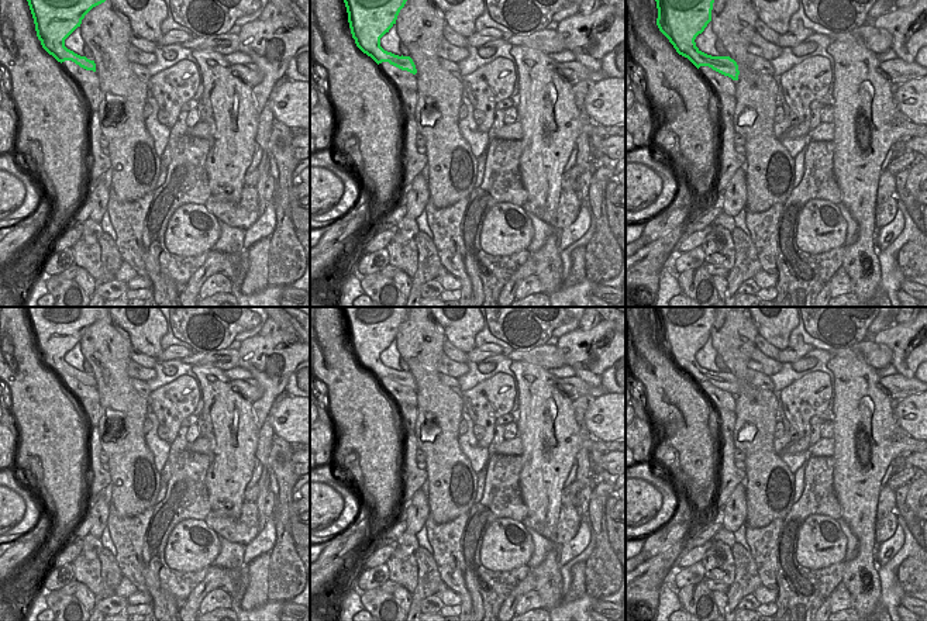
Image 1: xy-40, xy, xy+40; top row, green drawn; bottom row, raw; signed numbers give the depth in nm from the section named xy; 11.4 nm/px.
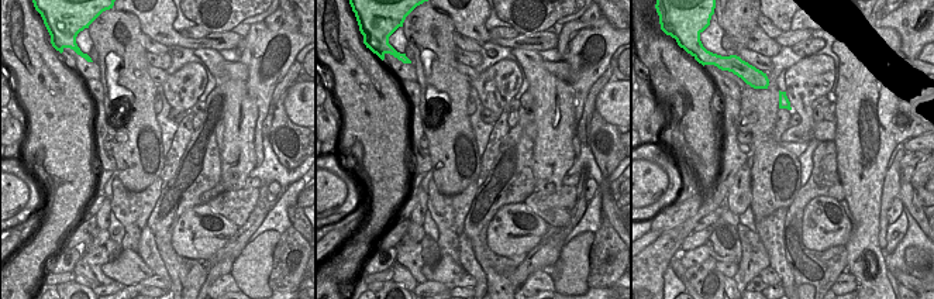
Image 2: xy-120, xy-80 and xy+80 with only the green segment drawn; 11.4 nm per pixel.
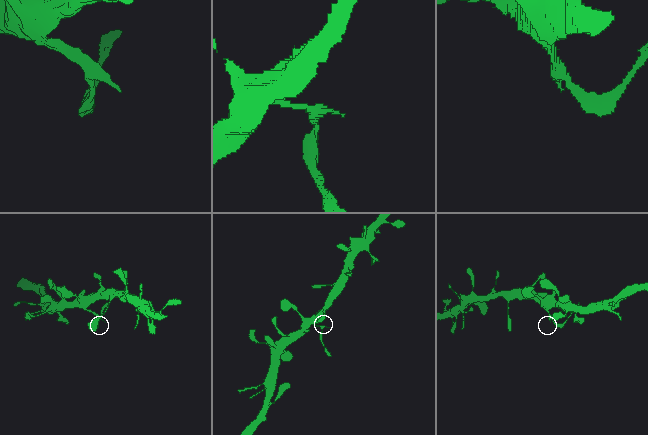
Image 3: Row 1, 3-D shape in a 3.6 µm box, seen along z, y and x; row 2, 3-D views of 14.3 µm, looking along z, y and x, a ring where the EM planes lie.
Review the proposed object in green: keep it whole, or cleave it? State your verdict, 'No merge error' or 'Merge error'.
Merge error

